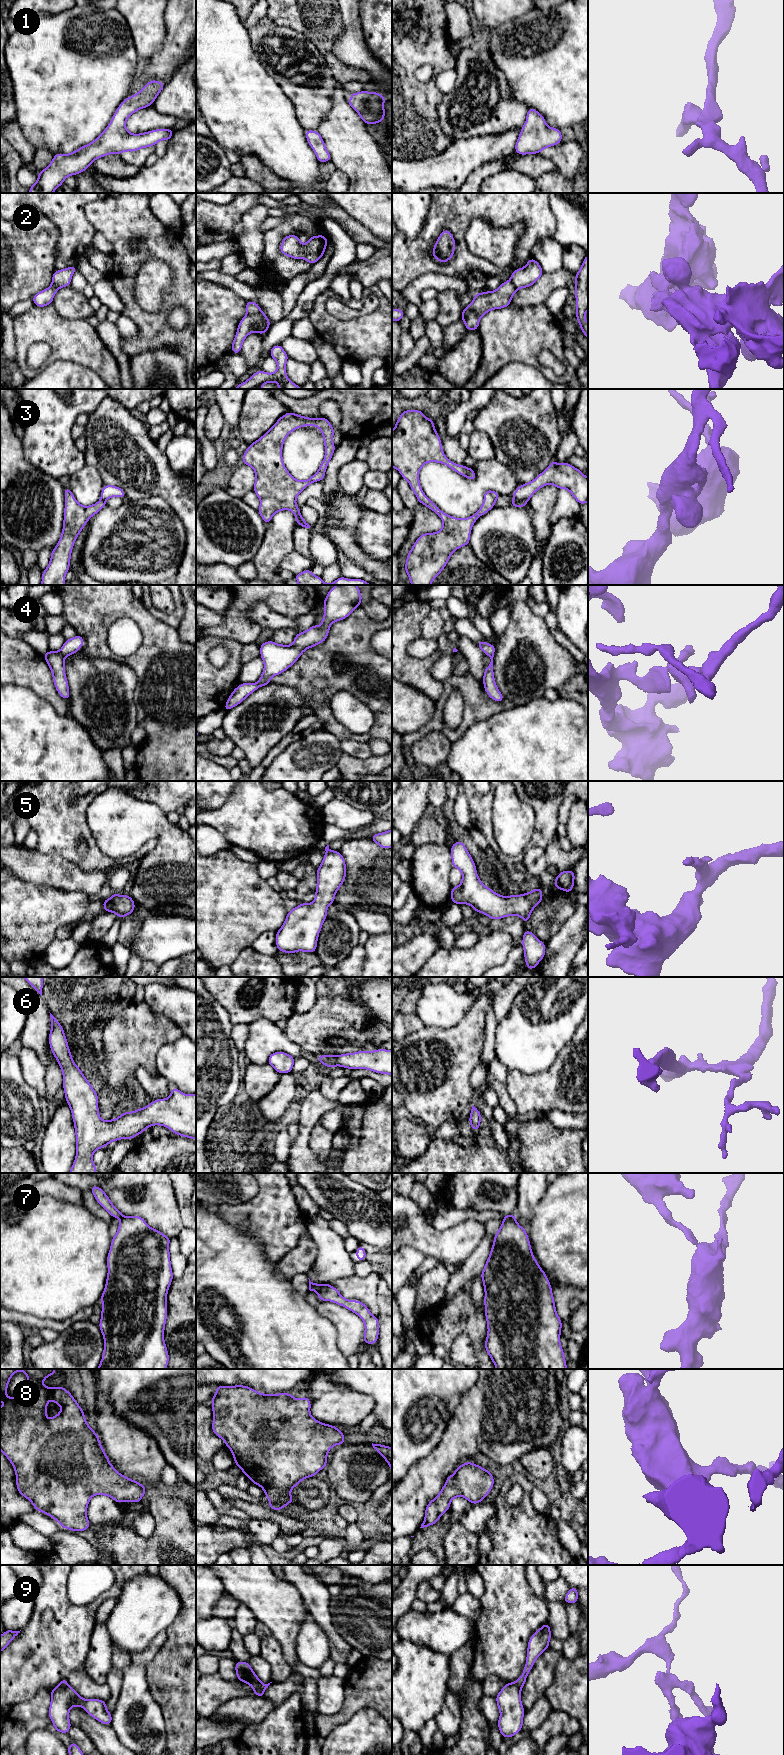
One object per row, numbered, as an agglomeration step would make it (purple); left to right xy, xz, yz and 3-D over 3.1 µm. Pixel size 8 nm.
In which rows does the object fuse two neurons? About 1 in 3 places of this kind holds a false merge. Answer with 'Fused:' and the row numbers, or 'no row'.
Fused: 2, 3, 4, 7, 9

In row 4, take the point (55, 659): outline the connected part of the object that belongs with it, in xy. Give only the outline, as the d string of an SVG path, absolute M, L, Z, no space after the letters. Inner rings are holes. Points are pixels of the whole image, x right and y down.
M48 651L43 658L49 665L57 692L64 700L68 700L70 693L65 673L64 655L60 651Z

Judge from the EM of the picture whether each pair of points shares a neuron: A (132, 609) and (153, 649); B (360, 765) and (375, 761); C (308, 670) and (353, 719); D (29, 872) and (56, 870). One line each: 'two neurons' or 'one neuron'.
A: one neuron
B: one neuron
C: two neurons
D: one neuron

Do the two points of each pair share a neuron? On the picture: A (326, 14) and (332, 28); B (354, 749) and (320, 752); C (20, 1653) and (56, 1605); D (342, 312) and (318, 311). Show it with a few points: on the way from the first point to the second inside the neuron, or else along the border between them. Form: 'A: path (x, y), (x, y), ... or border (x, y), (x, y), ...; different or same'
A: path (326, 17), (326, 22), (329, 25); same
B: border (340, 741), (342, 751); different
C: path (34, 1647), (61, 1622), (61, 1619); same
D: border (329, 297), (325, 309), (341, 320), (348, 320); different

